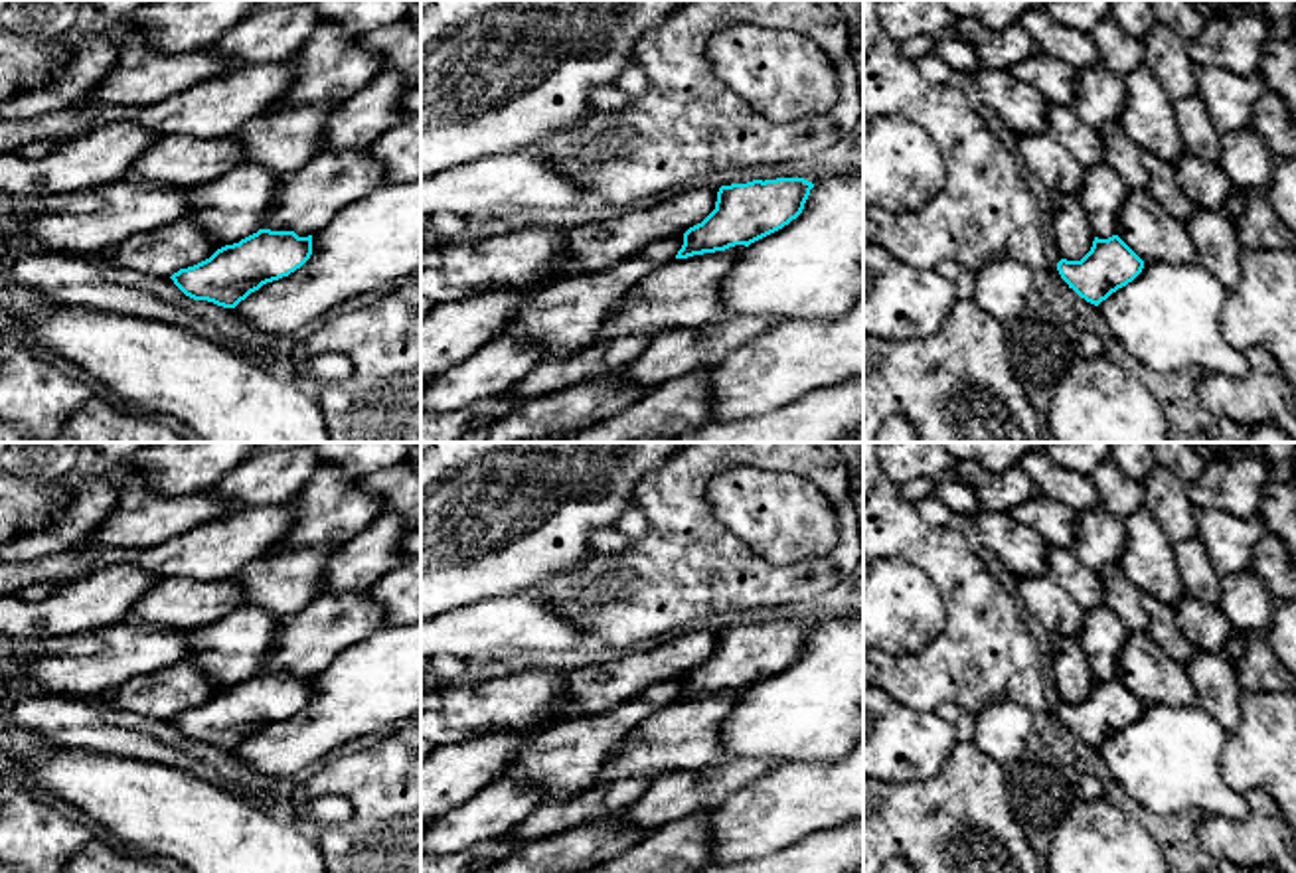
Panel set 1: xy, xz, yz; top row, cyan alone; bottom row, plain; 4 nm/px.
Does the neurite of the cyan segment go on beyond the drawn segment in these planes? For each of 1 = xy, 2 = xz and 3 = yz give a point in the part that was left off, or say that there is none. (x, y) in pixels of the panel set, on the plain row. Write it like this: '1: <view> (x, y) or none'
1: none
2: none
3: none

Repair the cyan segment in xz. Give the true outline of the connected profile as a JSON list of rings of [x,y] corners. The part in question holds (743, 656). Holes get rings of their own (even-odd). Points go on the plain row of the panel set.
[[[804,620],[753,622],[721,628],[715,652],[684,675],[676,701],[725,693],[782,672],[796,662],[814,630]]]

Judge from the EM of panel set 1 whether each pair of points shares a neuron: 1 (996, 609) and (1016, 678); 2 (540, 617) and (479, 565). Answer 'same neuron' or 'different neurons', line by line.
1: same neuron
2: different neurons

